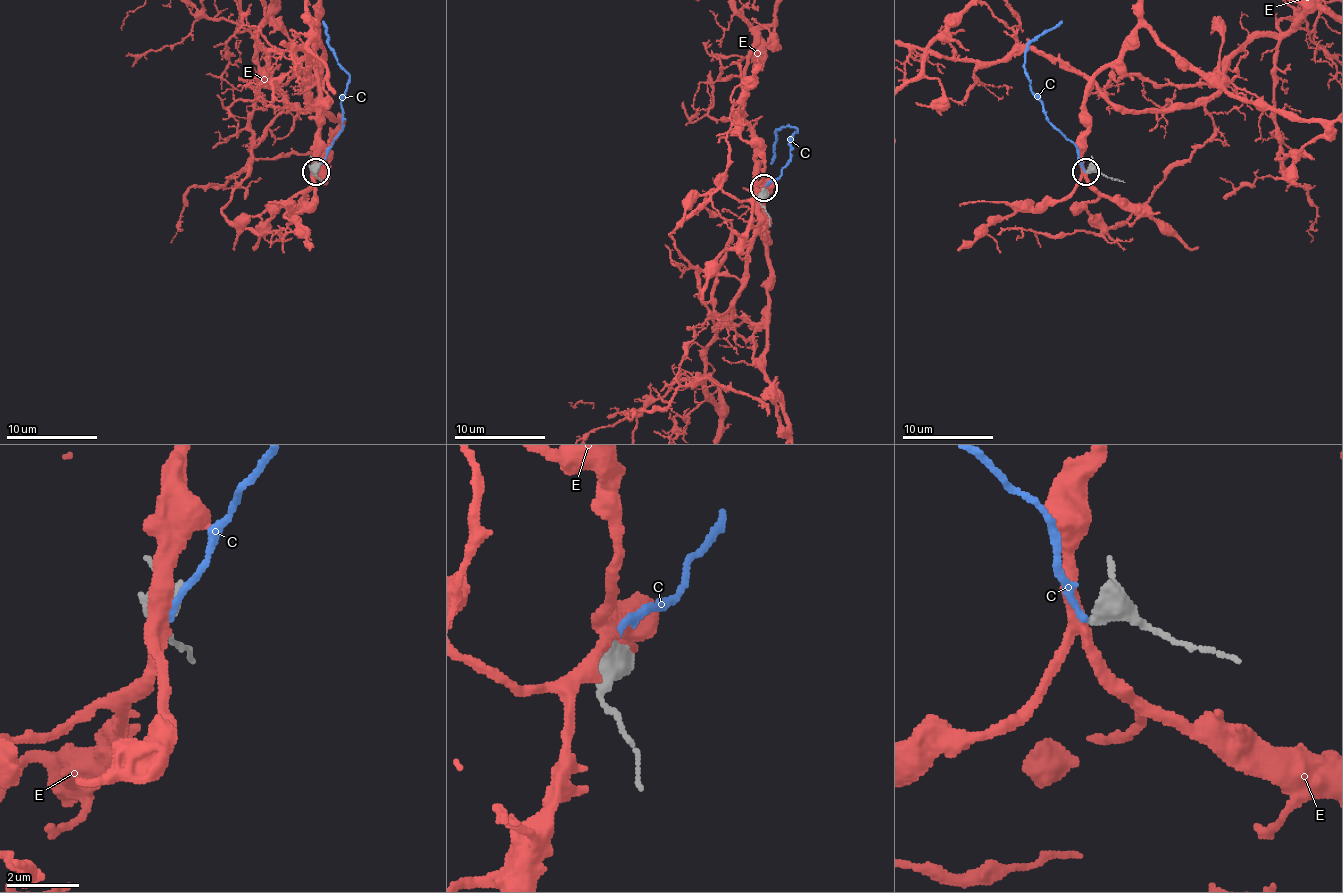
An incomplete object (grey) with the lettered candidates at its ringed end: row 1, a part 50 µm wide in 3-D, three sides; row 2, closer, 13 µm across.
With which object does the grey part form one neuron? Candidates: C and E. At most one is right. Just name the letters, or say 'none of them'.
C

